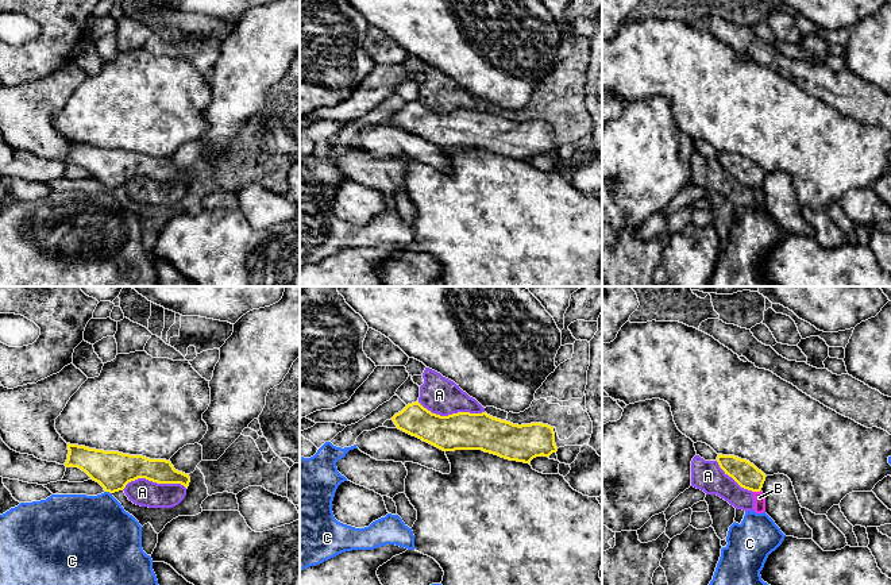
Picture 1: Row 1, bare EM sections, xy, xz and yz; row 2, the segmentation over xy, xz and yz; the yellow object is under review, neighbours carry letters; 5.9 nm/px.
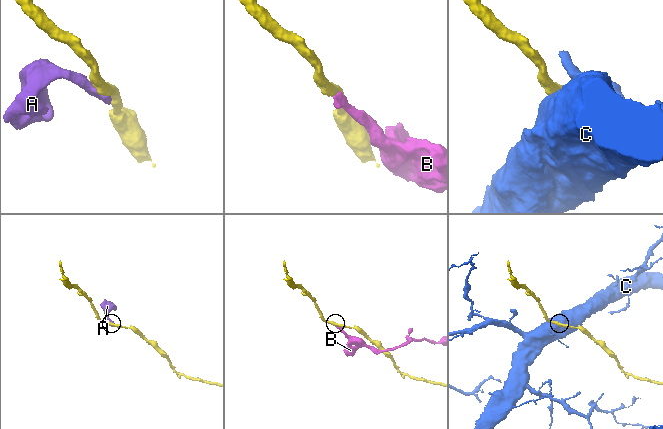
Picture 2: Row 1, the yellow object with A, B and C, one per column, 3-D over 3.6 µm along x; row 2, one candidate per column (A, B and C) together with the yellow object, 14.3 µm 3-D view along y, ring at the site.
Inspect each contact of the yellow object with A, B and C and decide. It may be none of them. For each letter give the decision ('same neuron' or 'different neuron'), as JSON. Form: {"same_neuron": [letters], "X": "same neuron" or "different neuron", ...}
{"same_neuron": [], "A": "different neuron", "B": "different neuron", "C": "different neuron"}

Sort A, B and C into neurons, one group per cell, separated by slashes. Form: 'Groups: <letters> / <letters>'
Groups: A B / C

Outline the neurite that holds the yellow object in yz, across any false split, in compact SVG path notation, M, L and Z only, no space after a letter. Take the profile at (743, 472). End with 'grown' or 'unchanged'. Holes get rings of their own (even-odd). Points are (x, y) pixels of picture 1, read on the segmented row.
M718 454L717 462L725 474L732 477L741 488L752 492L761 490L767 476L749 461Z; unchanged

